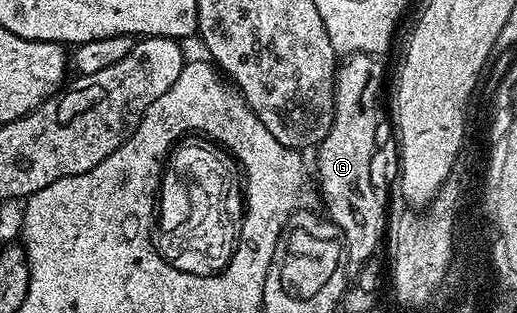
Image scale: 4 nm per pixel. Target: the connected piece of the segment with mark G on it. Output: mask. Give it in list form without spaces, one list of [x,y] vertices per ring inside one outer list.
[[[351,55],[337,64],[334,77],[334,120],[316,148],[318,154],[318,187],[322,190],[325,214],[331,223],[337,225],[344,244],[344,258],[347,276],[357,276],[358,270],[379,250],[384,239],[386,207],[374,188],[374,175],[370,166],[374,163],[374,146],[378,143],[378,122],[382,115],[378,112],[378,94],[382,91],[381,58],[372,55]]]

